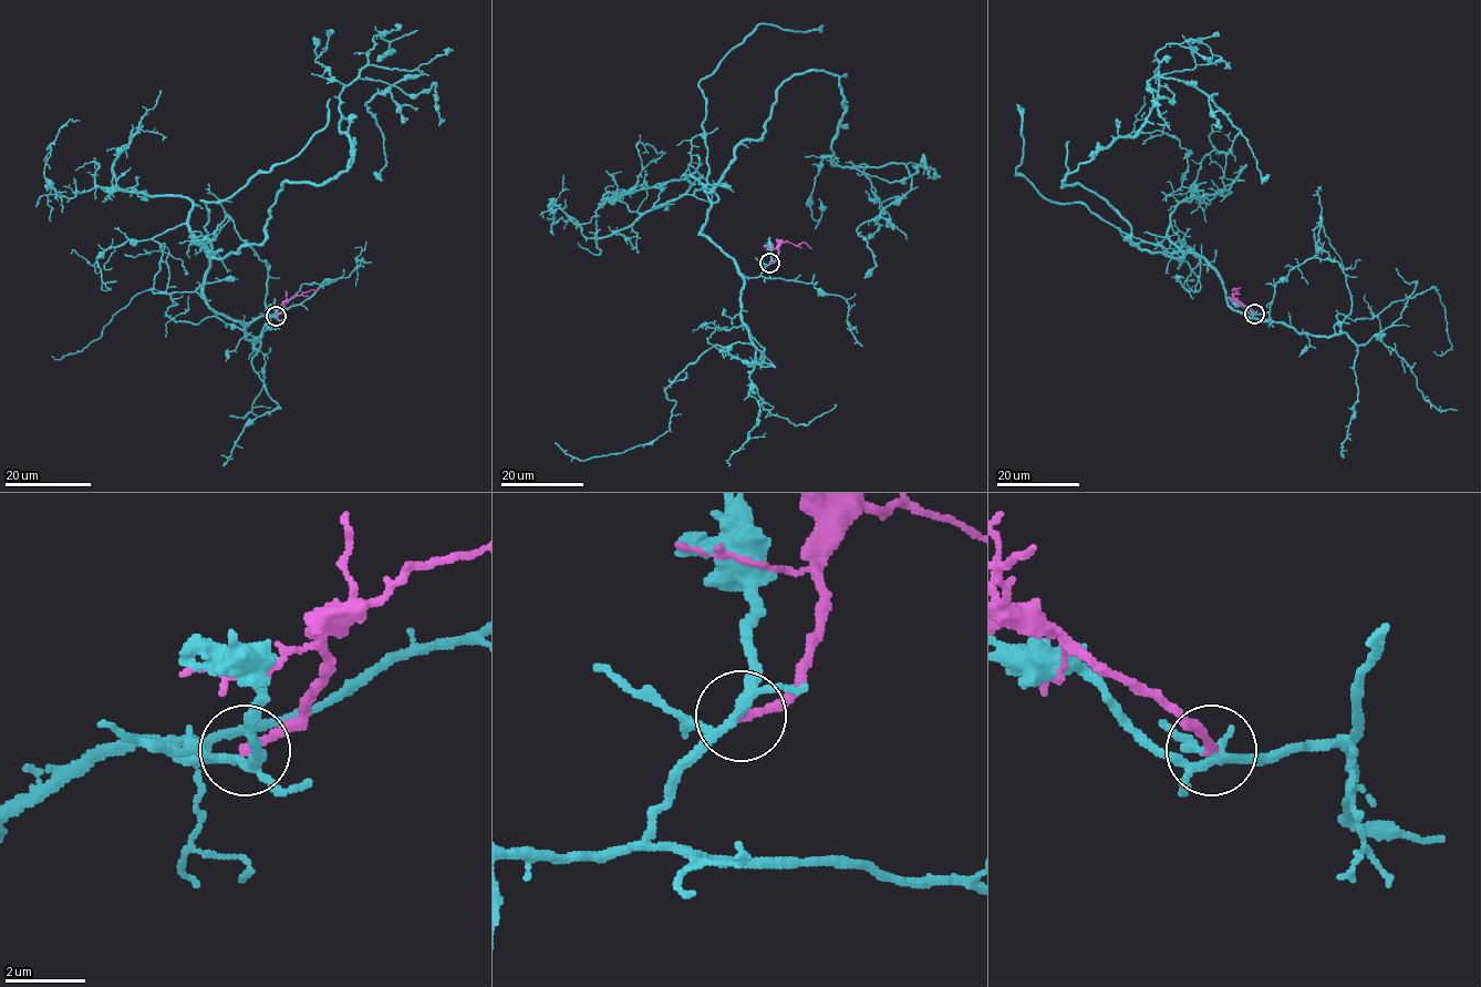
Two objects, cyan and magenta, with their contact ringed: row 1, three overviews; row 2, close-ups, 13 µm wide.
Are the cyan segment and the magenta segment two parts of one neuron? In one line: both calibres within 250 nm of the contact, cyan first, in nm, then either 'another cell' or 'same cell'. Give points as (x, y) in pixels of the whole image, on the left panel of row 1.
190/200 nm | another cell

